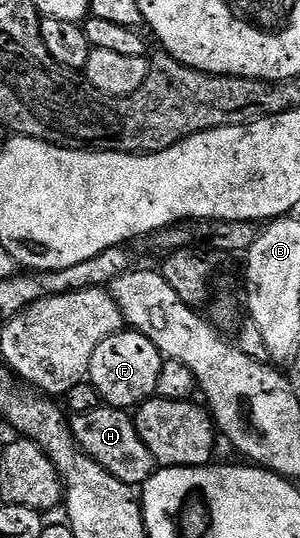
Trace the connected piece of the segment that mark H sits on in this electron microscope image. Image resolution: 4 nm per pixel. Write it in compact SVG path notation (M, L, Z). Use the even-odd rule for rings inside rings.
M99 405L96 411L87 411L76 419L72 418L70 424L71 434L75 436L80 451L84 451L90 459L95 459L122 483L128 483L131 487L139 489L155 474L157 464L153 453L149 453L145 441L141 441L134 418L126 410Z

